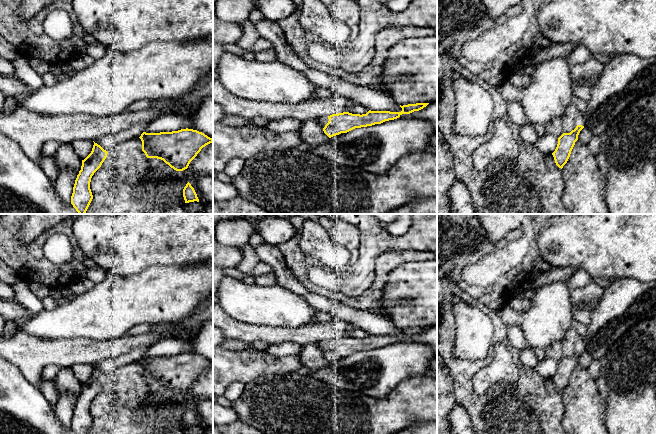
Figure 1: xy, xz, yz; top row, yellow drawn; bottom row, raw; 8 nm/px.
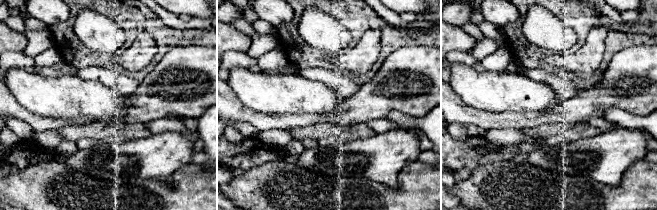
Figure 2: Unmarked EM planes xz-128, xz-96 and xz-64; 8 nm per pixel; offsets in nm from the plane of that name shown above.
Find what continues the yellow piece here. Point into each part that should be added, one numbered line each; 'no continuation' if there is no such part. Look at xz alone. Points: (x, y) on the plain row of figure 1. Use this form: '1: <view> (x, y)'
1: xz (323, 345)

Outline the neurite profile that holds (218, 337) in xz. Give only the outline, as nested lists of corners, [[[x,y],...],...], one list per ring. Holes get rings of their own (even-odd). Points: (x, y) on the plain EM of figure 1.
[[[213,327],[213,348],[221,346],[227,338],[219,328]]]

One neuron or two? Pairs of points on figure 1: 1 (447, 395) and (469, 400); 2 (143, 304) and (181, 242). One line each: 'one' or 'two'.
1: two
2: two

